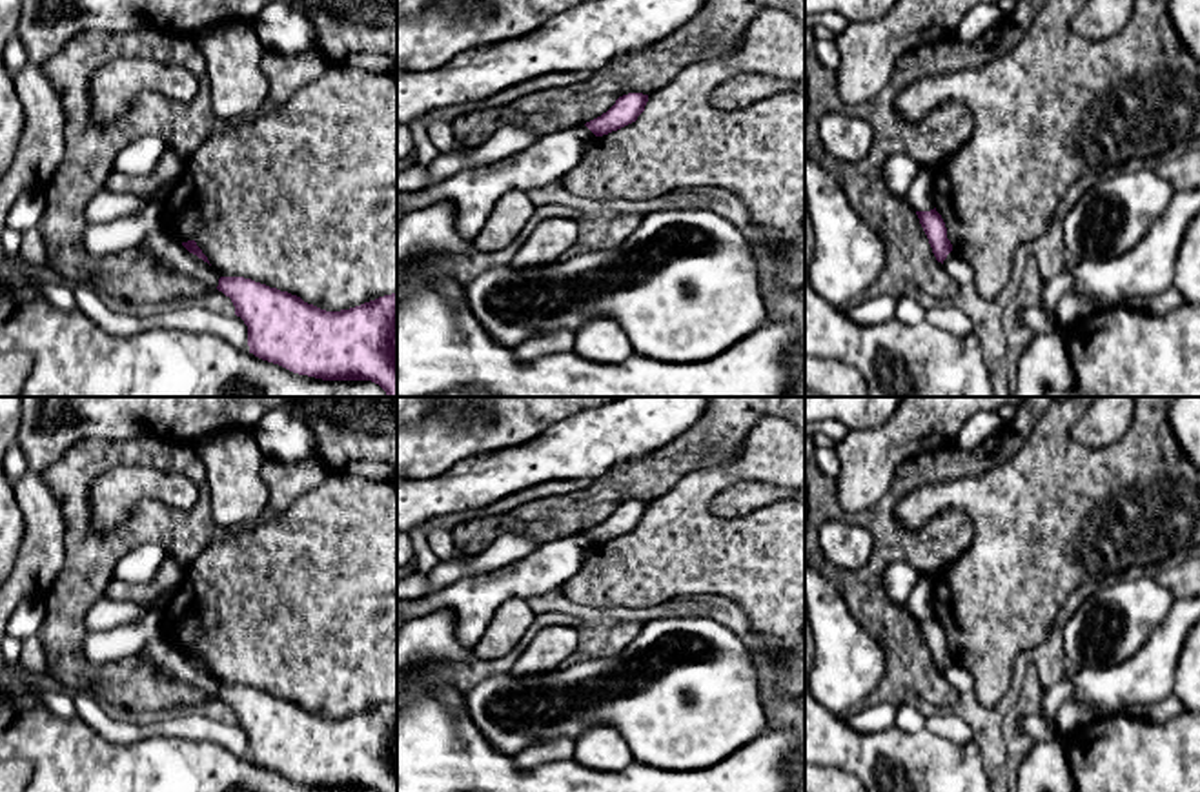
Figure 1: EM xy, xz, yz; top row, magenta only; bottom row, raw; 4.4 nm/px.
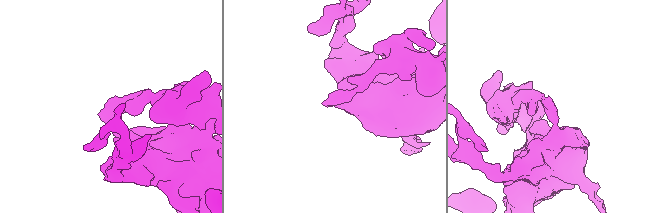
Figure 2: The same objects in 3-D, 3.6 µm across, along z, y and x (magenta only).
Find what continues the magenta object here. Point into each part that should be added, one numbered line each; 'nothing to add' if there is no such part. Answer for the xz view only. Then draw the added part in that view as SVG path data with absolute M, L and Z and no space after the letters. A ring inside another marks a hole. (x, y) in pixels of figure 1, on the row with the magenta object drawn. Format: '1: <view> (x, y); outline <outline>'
nothing to add

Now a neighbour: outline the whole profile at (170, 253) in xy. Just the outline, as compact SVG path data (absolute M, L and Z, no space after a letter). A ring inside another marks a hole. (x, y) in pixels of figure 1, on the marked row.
M169 231L151 233L138 248L151 255L160 268L191 275L209 289L217 289L220 275L208 262L189 253Z

